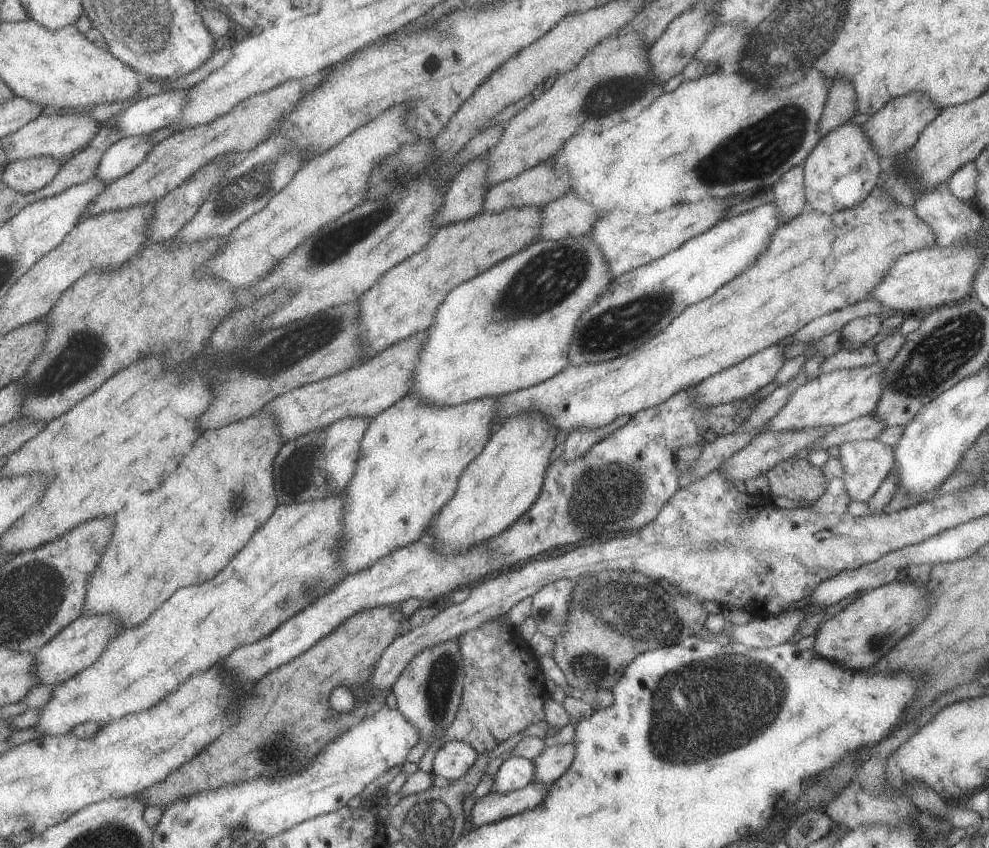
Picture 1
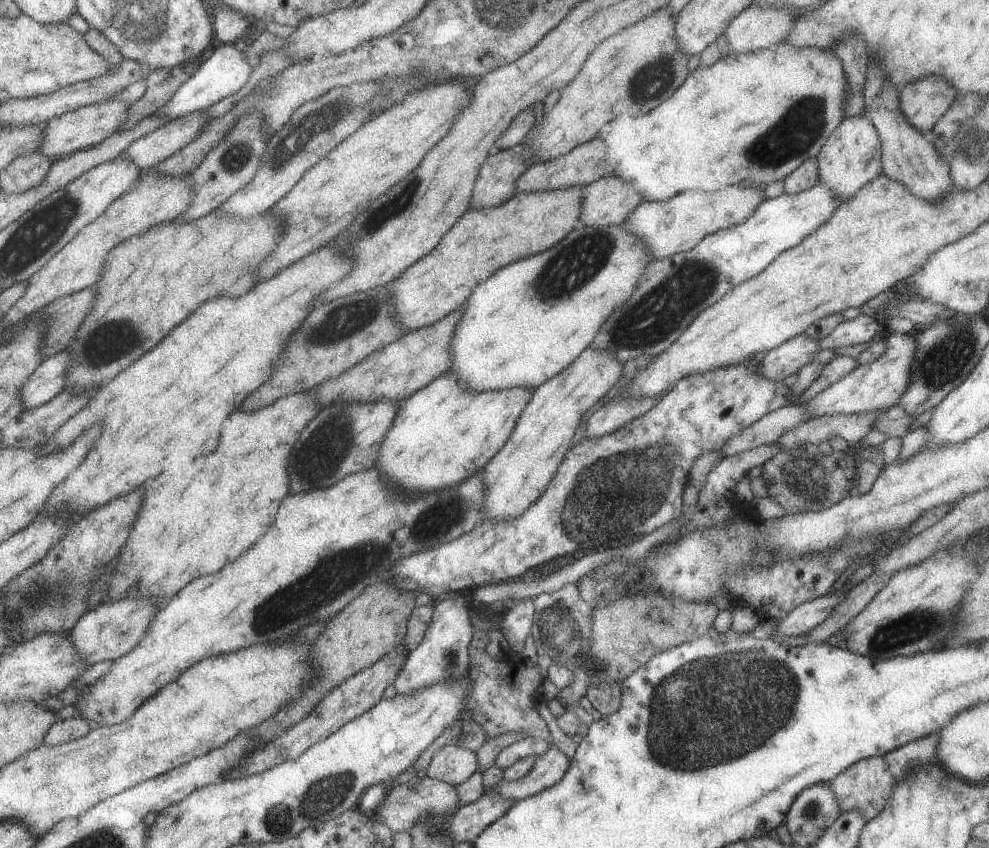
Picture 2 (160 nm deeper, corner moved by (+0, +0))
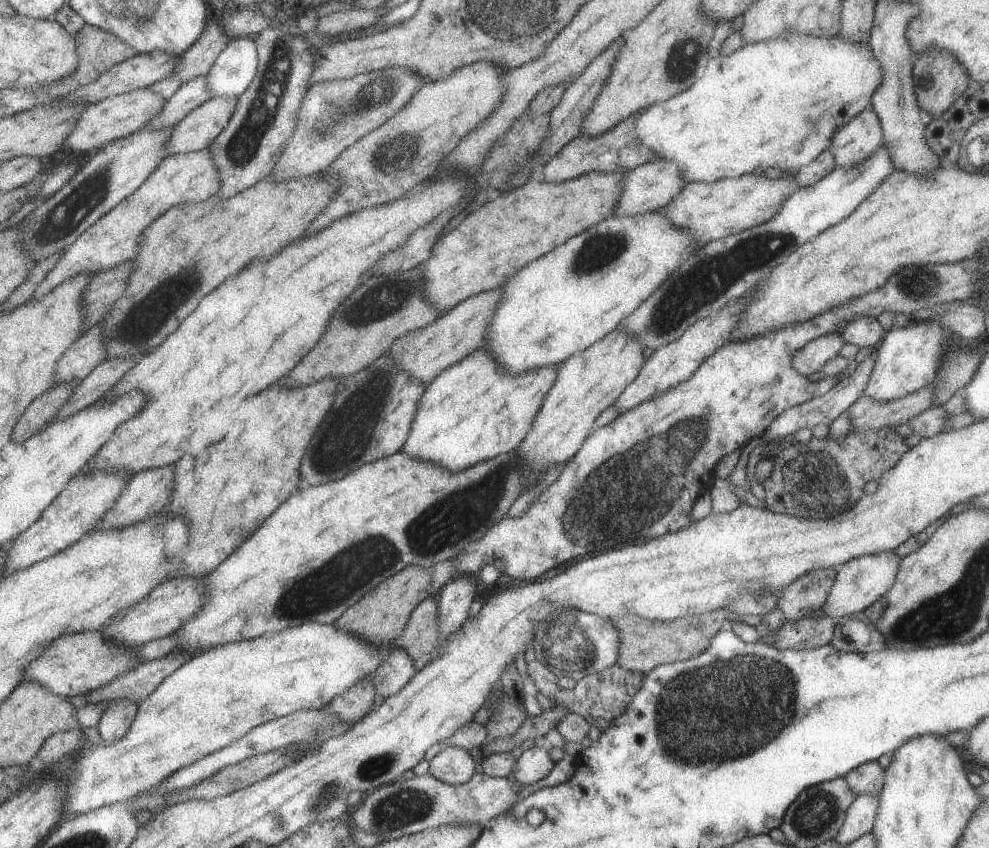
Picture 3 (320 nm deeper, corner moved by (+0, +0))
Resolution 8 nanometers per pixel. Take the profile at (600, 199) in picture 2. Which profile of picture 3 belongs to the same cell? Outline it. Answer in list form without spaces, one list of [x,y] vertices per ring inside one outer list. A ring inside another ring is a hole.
[[[655,159],[640,164],[625,172],[620,198],[615,206],[614,214],[620,217],[657,211],[672,201],[685,185],[686,182],[682,179],[682,174],[678,173],[678,168],[675,168],[669,161]]]

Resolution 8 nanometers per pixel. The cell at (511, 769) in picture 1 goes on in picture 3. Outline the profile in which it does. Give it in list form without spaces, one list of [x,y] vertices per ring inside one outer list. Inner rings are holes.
[[[548,746],[531,747],[523,750],[519,758],[514,762],[512,770],[515,781],[519,784],[533,784],[549,774],[554,763],[549,757]]]

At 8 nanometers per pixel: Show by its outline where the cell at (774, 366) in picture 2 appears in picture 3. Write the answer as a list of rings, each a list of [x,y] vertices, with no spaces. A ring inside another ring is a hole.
[[[829,333],[811,339],[805,346],[791,355],[791,366],[793,370],[805,377],[820,368],[839,354],[844,345],[840,333]]]

